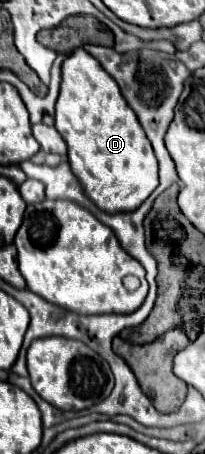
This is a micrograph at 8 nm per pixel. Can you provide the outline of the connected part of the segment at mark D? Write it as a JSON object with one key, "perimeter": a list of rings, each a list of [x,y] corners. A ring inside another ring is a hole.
{"perimeter":[[[76,49],[62,63],[56,129],[68,145],[74,175],[100,209],[108,213],[138,209],[158,187],[158,163],[136,113],[128,107],[116,81],[84,49]]]}

